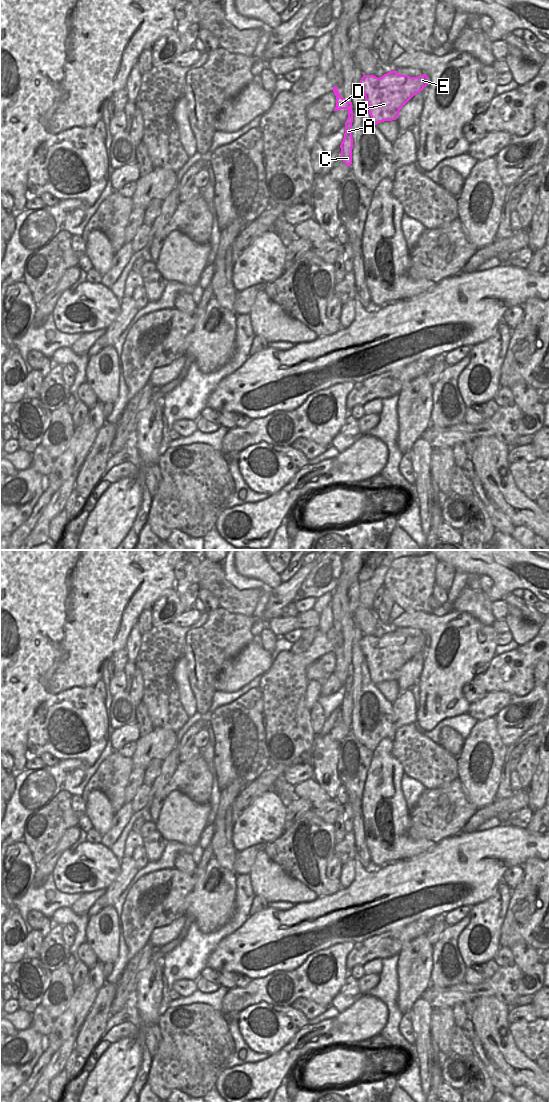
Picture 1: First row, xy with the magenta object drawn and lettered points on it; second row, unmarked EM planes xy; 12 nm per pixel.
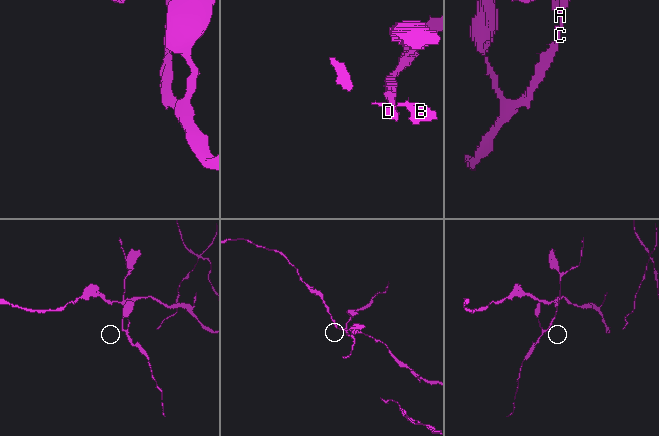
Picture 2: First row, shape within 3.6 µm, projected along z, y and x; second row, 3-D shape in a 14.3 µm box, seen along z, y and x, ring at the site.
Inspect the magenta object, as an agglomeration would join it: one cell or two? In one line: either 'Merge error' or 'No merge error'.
Merge error.

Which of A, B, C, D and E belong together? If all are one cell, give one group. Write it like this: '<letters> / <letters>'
A C / B D E

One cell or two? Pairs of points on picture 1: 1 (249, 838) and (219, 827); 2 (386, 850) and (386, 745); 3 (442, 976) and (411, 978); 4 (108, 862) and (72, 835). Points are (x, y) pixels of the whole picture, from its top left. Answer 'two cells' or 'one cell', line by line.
1: two cells
2: one cell
3: two cells
4: two cells

